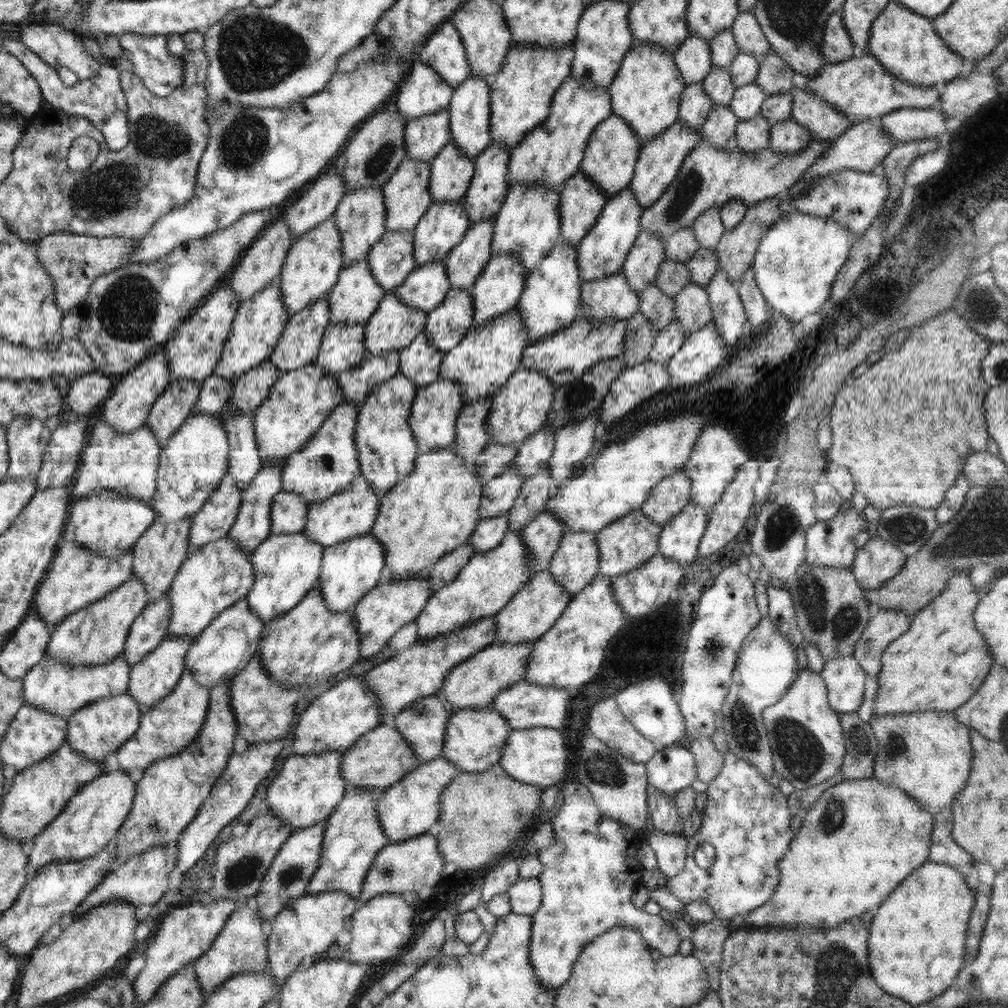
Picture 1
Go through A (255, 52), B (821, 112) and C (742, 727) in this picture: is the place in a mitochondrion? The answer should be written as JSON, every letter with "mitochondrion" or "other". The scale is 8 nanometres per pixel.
{"A":"mitochondrion","B":"other","C":"mitochondrion"}

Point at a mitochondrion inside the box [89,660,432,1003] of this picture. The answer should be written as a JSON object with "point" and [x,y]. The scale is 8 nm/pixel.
{"point":[244,870]}

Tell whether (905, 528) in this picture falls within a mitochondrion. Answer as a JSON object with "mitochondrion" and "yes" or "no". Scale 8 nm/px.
{"mitochondrion":"yes"}

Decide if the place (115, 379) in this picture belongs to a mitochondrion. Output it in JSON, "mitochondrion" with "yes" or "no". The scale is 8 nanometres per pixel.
{"mitochondrion":"no"}

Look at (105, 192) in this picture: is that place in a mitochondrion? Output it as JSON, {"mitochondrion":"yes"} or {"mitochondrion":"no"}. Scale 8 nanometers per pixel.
{"mitochondrion":"yes"}

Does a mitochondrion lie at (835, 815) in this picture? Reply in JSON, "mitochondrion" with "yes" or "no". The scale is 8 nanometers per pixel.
{"mitochondrion":"yes"}

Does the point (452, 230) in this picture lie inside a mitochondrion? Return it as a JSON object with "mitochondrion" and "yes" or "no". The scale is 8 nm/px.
{"mitochondrion":"no"}

